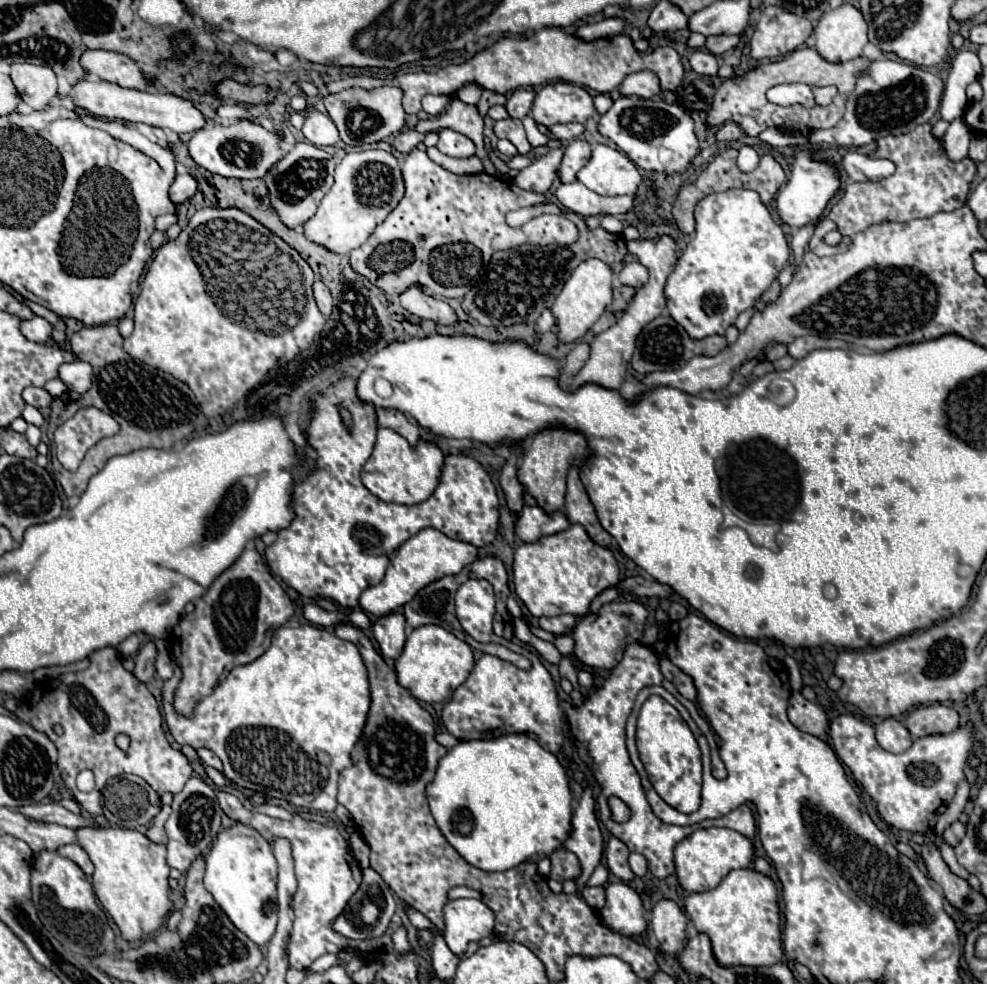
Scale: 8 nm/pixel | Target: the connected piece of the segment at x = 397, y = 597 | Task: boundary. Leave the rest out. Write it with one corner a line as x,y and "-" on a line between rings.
422,529
414,537
410,537
408,541
404,541
394,551
394,555
390,557
390,565
386,569
384,579
378,585
368,587
360,595
358,605
366,613
372,613
376,617
392,613
392,611
400,609
402,605
406,605
408,601
412,601
412,597
422,587
430,585
432,581
436,581
436,579
440,579
444,575
458,575
462,571
462,567
470,565
476,557
478,557
478,549
474,545
450,539
444,533
440,533
438,529

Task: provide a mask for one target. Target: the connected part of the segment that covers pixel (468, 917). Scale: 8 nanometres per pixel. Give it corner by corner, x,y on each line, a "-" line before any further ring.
478,899
448,901
444,907
444,919
444,939
456,955
462,955
470,941
480,941
494,929
494,913

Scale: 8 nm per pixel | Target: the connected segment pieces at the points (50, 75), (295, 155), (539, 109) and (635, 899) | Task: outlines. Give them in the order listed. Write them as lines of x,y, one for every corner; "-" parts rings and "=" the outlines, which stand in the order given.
18,63
10,69
10,79
18,89
18,95
32,109
44,109
56,97
56,75
50,67
=
296,143
264,179
270,189
272,207
278,211
282,223
298,229
316,213
322,197
334,185
334,157
312,143
=
556,81
536,93
530,115
536,123
550,127
556,123
586,123
594,111
592,97
584,87
=
626,883
606,885
606,905
600,911
600,919
606,927
632,939
648,933
642,897

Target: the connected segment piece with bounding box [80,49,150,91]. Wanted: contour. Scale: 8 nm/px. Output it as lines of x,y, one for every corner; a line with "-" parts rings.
86,49
80,61
88,73
100,77
102,81
128,87
128,89
138,89
138,91
150,89
150,83
142,77
138,63
126,55
100,51
100,49

